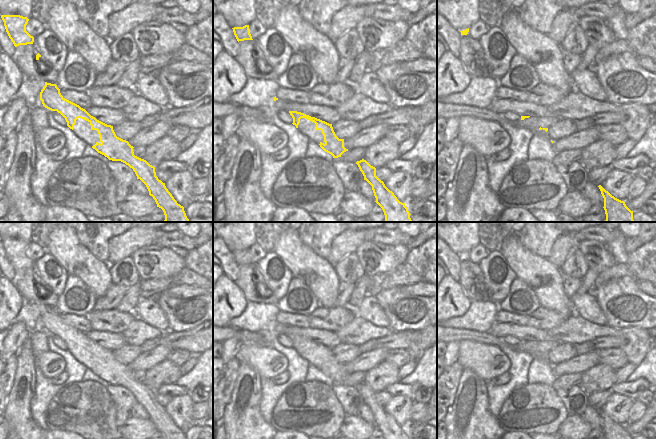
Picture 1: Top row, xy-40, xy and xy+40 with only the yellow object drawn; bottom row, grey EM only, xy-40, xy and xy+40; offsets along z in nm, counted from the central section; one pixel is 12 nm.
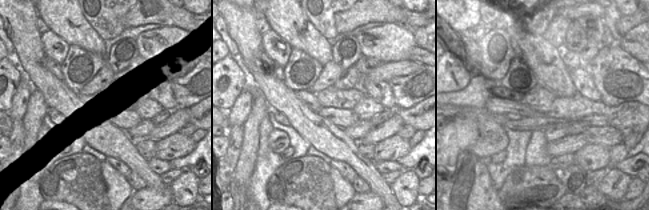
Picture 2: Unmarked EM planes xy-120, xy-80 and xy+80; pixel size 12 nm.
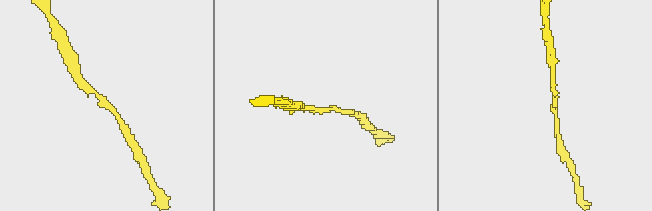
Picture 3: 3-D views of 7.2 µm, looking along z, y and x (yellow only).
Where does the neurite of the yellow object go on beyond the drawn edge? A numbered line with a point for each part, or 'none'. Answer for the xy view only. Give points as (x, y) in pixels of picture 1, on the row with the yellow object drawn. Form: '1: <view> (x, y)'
none

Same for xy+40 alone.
none

